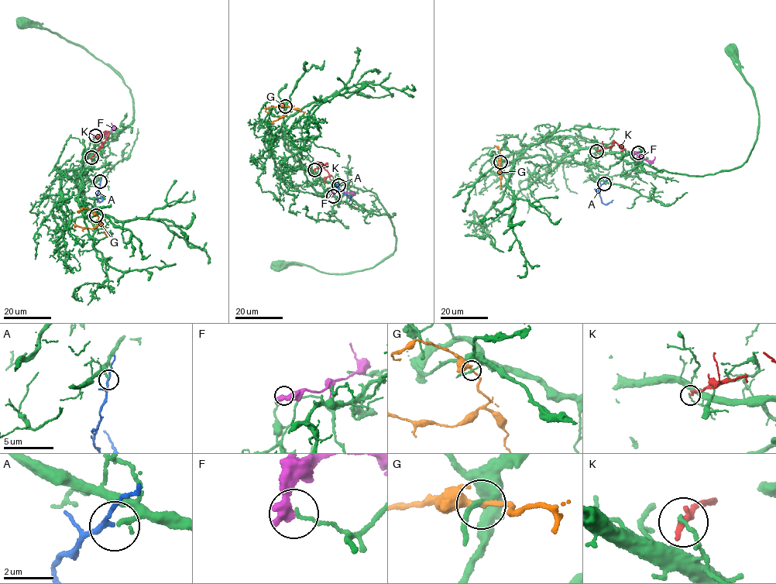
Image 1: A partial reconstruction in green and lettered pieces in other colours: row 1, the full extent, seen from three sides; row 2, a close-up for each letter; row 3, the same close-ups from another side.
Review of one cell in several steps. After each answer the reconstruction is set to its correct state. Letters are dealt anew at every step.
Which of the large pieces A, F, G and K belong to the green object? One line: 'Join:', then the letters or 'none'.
Join: A

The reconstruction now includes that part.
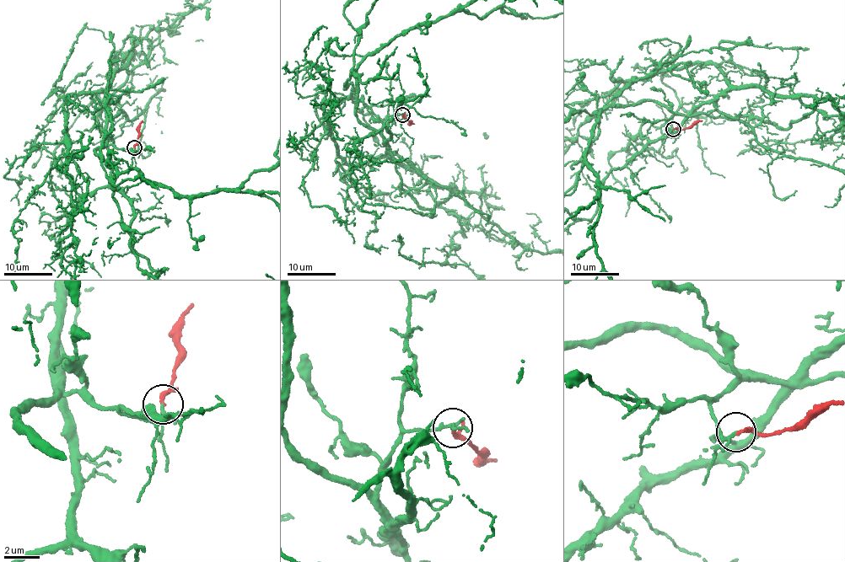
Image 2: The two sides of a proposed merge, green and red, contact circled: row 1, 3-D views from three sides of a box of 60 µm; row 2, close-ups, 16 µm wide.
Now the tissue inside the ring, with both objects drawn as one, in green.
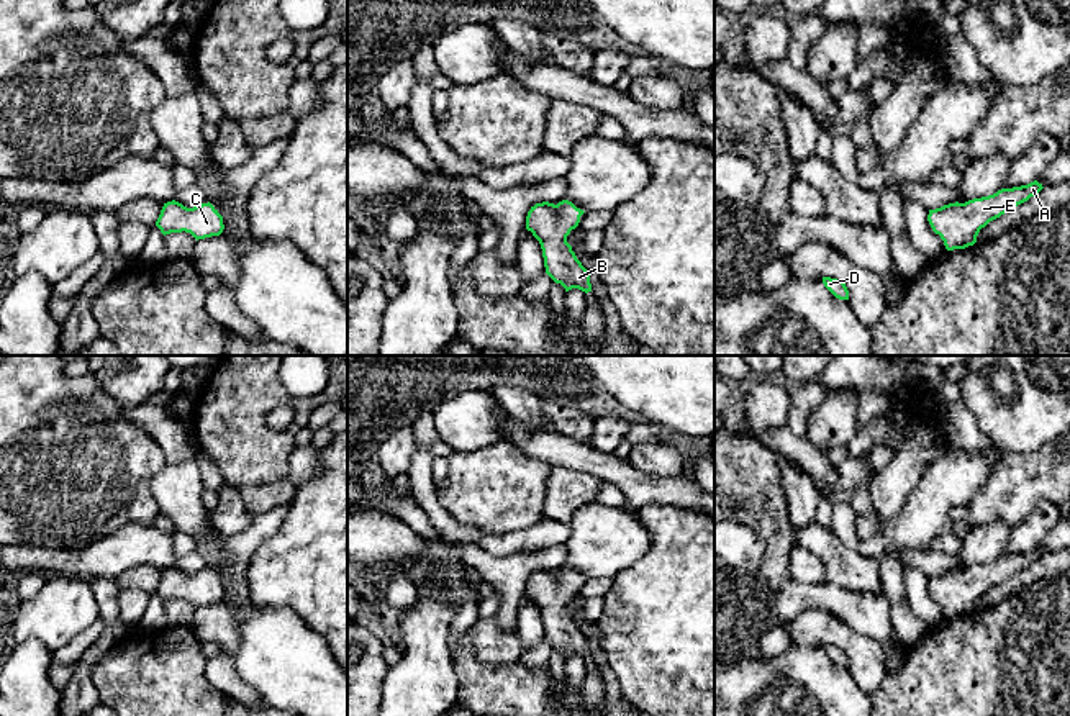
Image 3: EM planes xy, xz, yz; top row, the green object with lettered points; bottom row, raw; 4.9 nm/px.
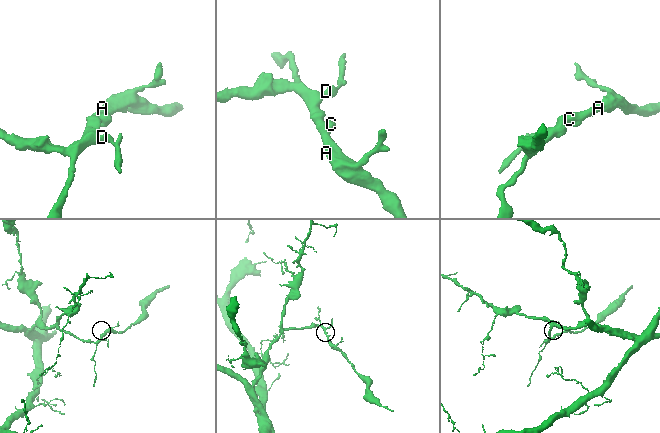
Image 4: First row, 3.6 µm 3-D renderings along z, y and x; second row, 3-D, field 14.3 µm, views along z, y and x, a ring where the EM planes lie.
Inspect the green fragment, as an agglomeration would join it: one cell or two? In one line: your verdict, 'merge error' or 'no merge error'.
no merge error

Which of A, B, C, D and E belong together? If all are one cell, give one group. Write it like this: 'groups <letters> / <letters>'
groups A B C D E

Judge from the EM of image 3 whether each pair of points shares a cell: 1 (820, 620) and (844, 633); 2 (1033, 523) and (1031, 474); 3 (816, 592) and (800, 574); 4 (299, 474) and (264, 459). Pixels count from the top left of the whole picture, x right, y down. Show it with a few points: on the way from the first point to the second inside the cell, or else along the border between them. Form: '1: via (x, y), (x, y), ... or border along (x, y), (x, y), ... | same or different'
1: via (826, 626), (838, 633) | same
2: border along (1052, 502), (1041, 502), (1013, 528) | different
3: border along (792, 579), (797, 582), (825, 582) | different
4: border along (297, 448), (290, 454), (289, 474), (285, 477) | different

